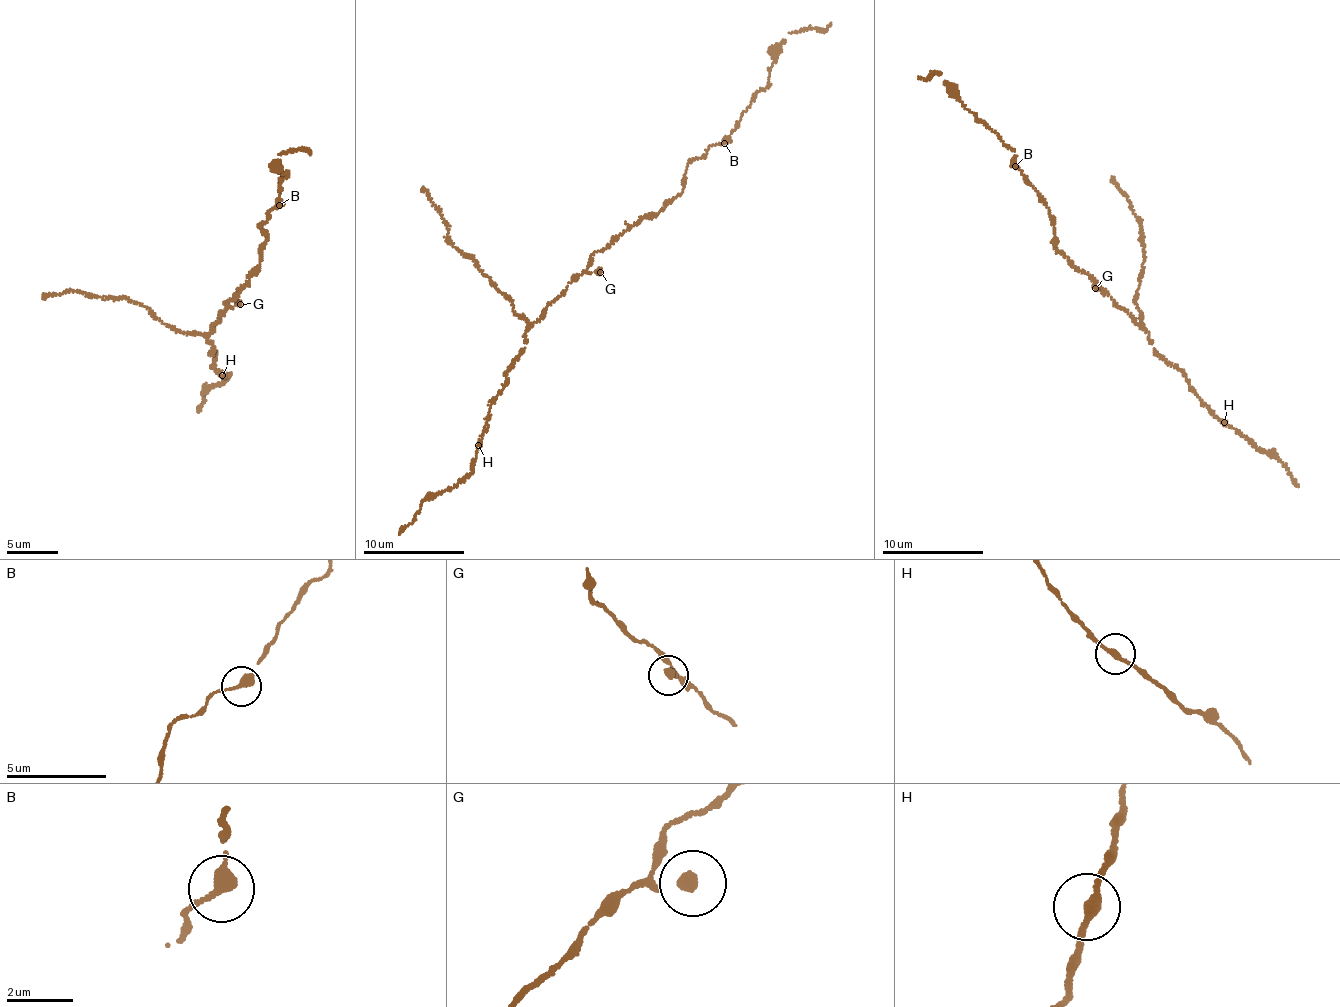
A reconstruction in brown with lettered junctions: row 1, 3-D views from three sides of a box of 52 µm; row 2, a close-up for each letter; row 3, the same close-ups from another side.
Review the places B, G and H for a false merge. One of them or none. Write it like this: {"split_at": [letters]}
{"split_at": []}

